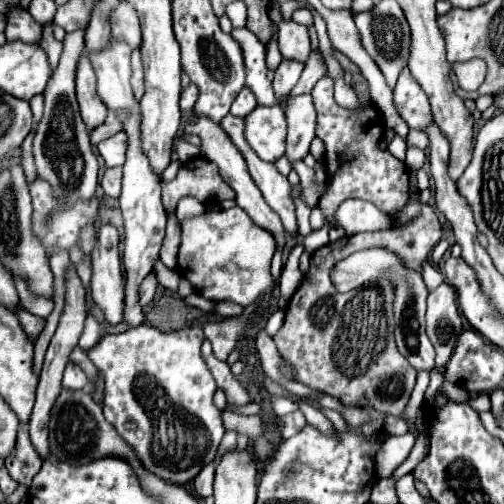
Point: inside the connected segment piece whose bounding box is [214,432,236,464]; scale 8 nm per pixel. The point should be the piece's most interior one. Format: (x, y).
(228, 443)

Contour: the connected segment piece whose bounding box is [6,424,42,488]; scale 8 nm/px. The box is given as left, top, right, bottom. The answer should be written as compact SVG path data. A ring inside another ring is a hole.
M22 424L18 428L16 450L6 460L6 468L8 468L10 476L14 478L14 482L24 484L26 488L30 488L32 478L38 474L40 466L42 466L42 460L40 460L40 456L36 454L36 450L32 448L32 444L28 440L28 428L26 428L26 424Z

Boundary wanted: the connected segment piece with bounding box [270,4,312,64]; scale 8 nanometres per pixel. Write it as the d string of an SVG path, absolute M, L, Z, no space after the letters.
M272 4L272 8L270 8L270 20L274 20L278 24L278 46L280 46L282 58L284 60L298 60L298 62L306 64L306 60L312 52L306 26L294 22L294 20L284 22L278 14L276 4Z

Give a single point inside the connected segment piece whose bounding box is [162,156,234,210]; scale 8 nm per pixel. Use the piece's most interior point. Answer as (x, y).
(199, 178)

